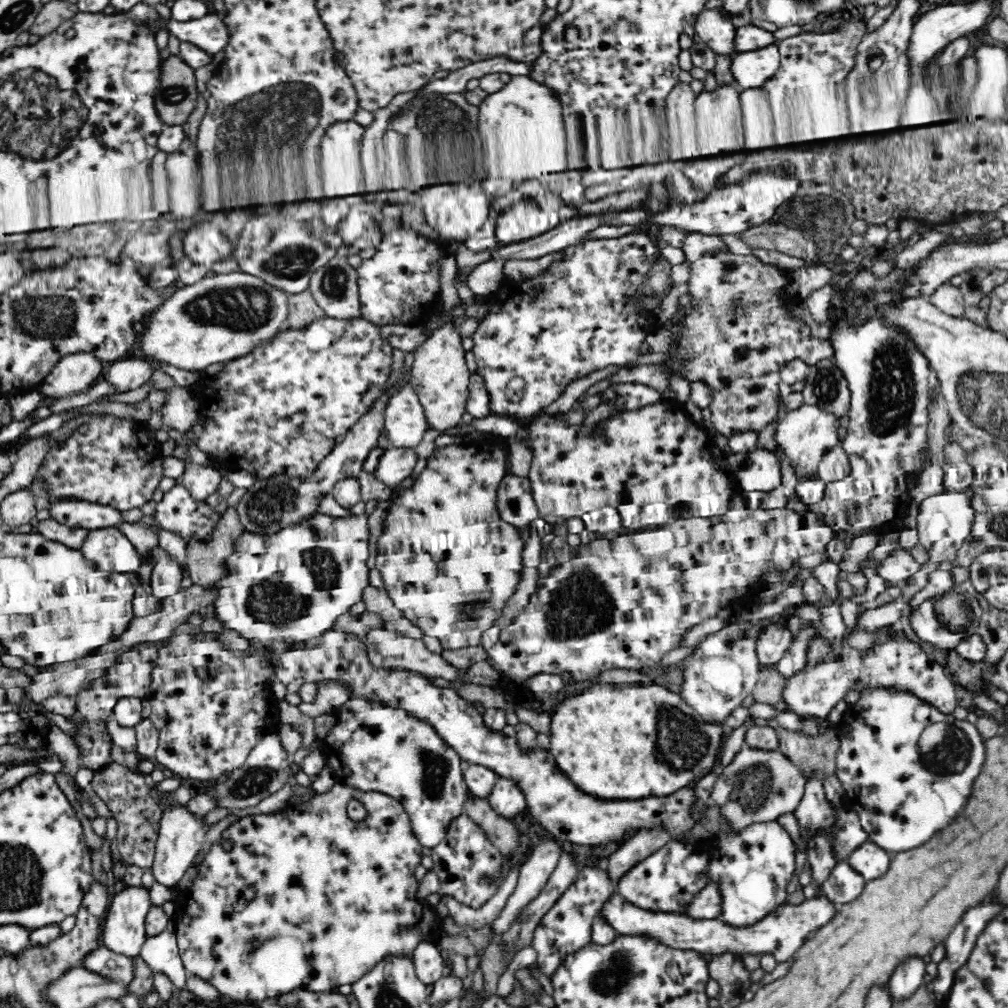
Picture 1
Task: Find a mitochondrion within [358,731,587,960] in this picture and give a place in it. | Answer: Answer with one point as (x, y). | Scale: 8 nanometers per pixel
(444, 776)

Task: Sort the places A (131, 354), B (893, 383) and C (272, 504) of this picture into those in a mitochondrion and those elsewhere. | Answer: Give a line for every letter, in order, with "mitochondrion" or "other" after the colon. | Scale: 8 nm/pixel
A: other
B: mitochondrion
C: mitochondrion

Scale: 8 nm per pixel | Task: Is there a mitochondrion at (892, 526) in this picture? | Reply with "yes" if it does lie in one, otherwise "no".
no

